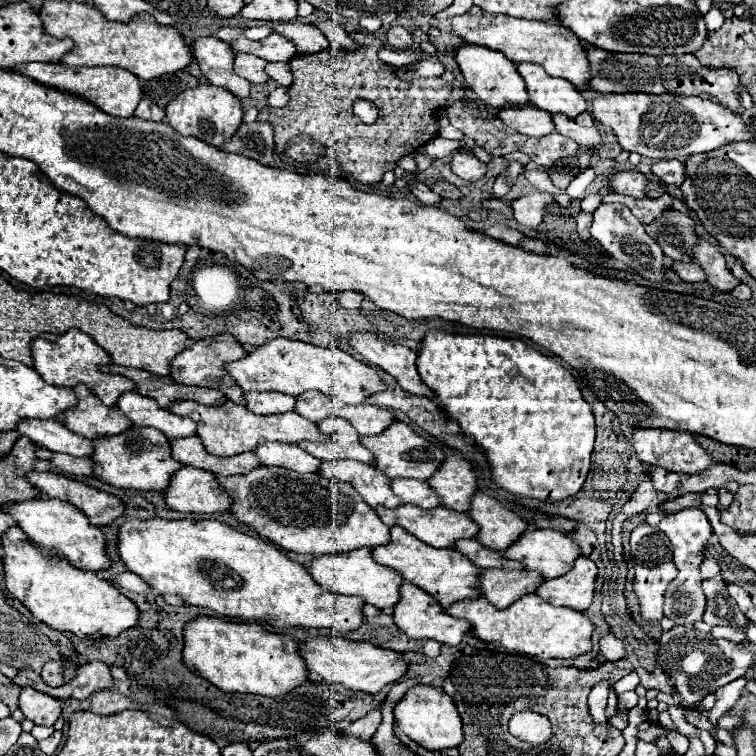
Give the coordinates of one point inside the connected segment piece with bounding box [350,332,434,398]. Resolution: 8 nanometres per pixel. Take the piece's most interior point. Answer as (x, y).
(397, 360)

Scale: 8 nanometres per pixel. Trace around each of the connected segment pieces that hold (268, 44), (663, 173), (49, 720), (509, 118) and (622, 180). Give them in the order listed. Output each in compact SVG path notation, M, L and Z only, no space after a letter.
M270 32L264 40L258 40L258 42L252 42L248 38L238 38L236 42L230 44L234 52L248 52L248 54L256 54L268 62L288 62L294 58L296 54L296 44L288 38L284 38L282 34L278 32Z
M660 160L652 164L652 174L660 184L676 184L684 182L684 164L680 160Z
M30 686L22 688L20 698L18 698L20 710L24 712L24 716L28 720L32 720L34 724L42 724L42 726L54 726L54 722L60 718L62 714L62 702L42 694Z
M522 106L522 108L502 108L498 118L512 130L532 136L532 138L542 138L554 132L554 122L552 114L546 110L540 110L536 106Z
M618 170L618 172L612 172L606 176L606 184L618 194L644 198L646 186L650 184L650 180L640 170Z

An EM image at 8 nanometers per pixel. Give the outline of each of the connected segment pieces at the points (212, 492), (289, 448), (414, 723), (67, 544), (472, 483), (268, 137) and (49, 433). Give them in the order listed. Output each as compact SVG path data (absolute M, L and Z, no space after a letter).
M182 466L172 474L164 490L164 502L178 512L224 512L230 508L230 496L218 486L216 476L208 470Z
M266 442L266 444L258 444L254 448L254 454L258 456L260 464L290 468L296 472L318 472L318 464L320 464L318 458L304 452L296 444Z
M418 684L410 688L406 696L402 696L402 700L394 706L394 720L406 736L428 750L446 750L452 746L460 746L460 742L464 740L462 722L454 700L450 700L450 696L442 692L442 688L434 688L428 684Z
M40 496L34 500L10 502L2 510L14 516L16 524L24 530L26 536L30 536L30 540L34 540L34 544L38 544L40 548L56 550L62 558L70 562L70 566L90 572L106 570L110 566L110 560L104 552L104 534L100 532L98 526L92 526L88 518L80 510L76 510L70 502Z
M448 456L426 482L438 494L440 506L456 512L466 512L470 506L470 496L476 492L476 476L472 466L460 456Z
M242 122L238 132L220 146L224 152L242 154L260 164L270 166L274 154L274 136L268 122Z
M20 420L16 430L22 436L28 436L30 440L34 440L36 446L48 448L50 452L64 452L70 456L90 456L92 454L92 442L88 438L82 438L82 436L74 434L72 430L68 430L64 424L60 424L60 420Z

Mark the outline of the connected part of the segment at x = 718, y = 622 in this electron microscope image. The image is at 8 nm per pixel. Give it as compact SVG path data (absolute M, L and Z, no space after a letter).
M722 576L702 582L706 594L706 610L702 620L708 626L732 626L736 630L746 630L750 620L736 608L736 602L726 594L726 582Z

